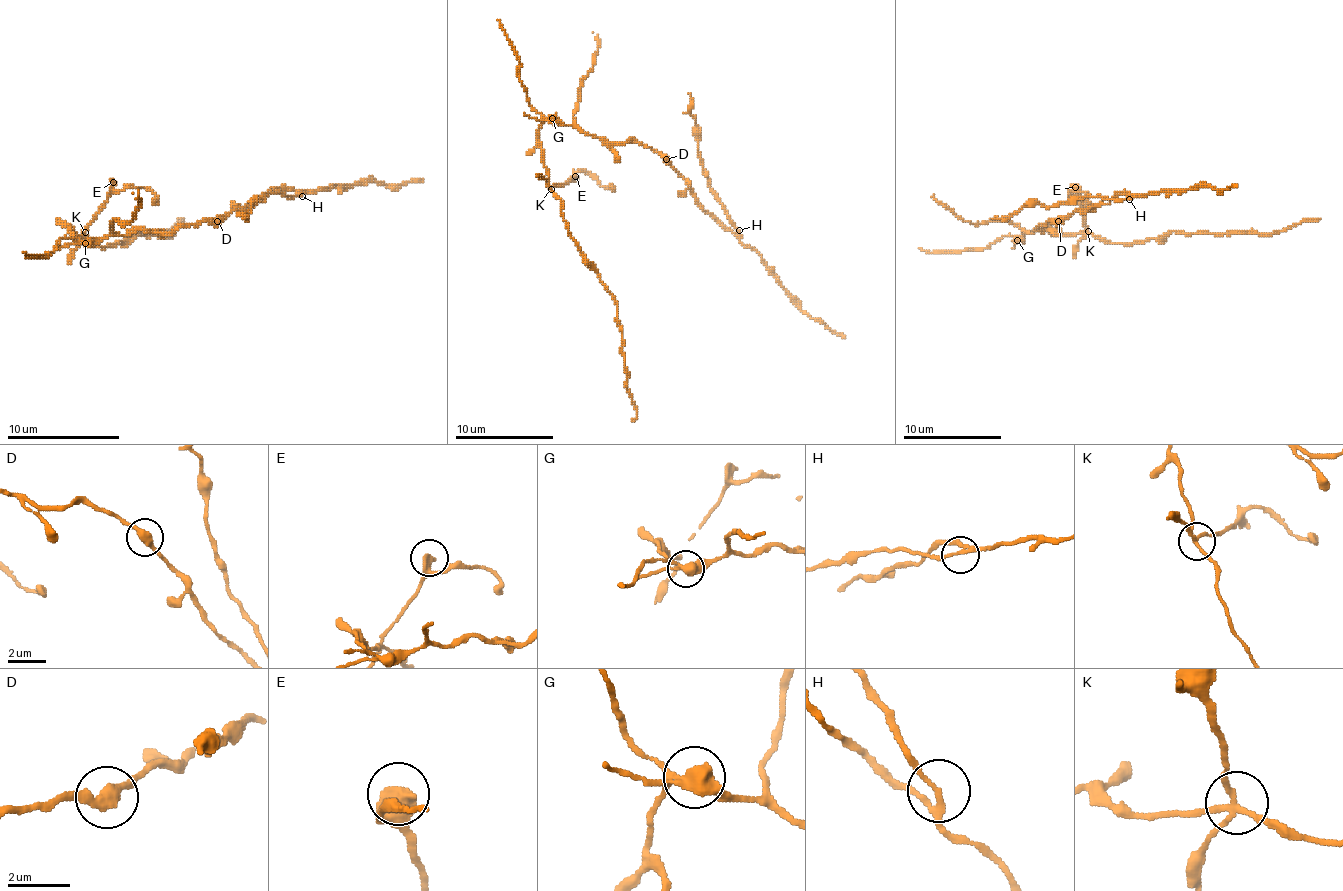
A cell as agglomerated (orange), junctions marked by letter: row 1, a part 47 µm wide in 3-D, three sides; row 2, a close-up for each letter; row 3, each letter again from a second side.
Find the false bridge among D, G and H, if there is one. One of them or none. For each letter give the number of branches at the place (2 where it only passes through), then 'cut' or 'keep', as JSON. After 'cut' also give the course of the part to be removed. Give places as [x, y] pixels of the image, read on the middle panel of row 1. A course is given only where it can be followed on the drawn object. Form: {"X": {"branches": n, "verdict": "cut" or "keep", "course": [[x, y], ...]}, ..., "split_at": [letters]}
{"D": {"branches": 2, "verdict": "keep"}, "G": {"branches": 4, "verdict": "cut", "course": [[551, 118], [536, 145], [568, 235], [617, 306], [637, 411], [632, 421]]}, "H": {"branches": 3, "verdict": "keep"}, "split_at": ["G"]}

